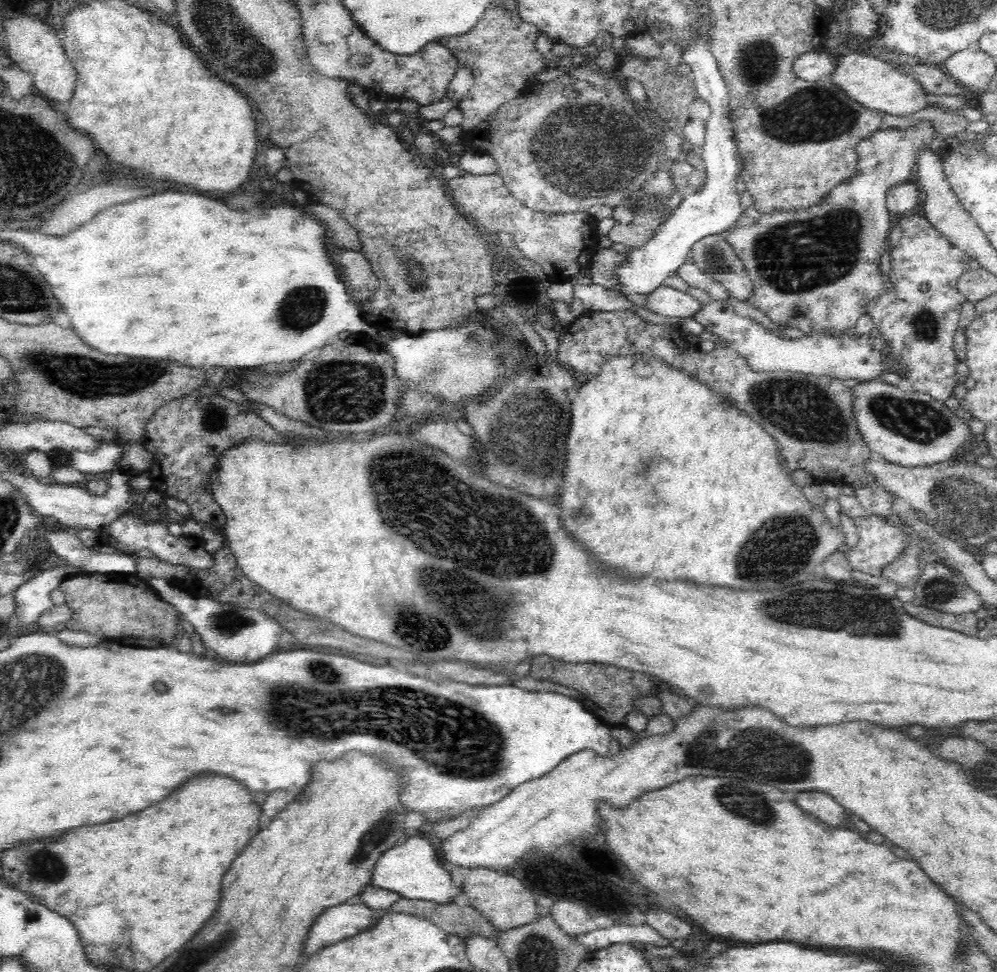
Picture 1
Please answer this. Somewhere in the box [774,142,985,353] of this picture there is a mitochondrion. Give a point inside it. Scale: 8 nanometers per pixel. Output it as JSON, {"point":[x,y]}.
{"point":[924,323]}

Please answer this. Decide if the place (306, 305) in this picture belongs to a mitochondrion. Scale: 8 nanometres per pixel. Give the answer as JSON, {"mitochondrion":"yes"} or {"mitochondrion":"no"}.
{"mitochondrion":"yes"}

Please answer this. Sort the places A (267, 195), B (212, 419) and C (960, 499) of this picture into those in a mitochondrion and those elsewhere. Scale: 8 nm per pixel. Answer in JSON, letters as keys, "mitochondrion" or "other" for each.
{"A":"other","B":"mitochondrion","C":"mitochondrion"}

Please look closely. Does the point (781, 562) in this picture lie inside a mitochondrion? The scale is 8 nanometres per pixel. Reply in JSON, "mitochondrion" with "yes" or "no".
{"mitochondrion":"yes"}

